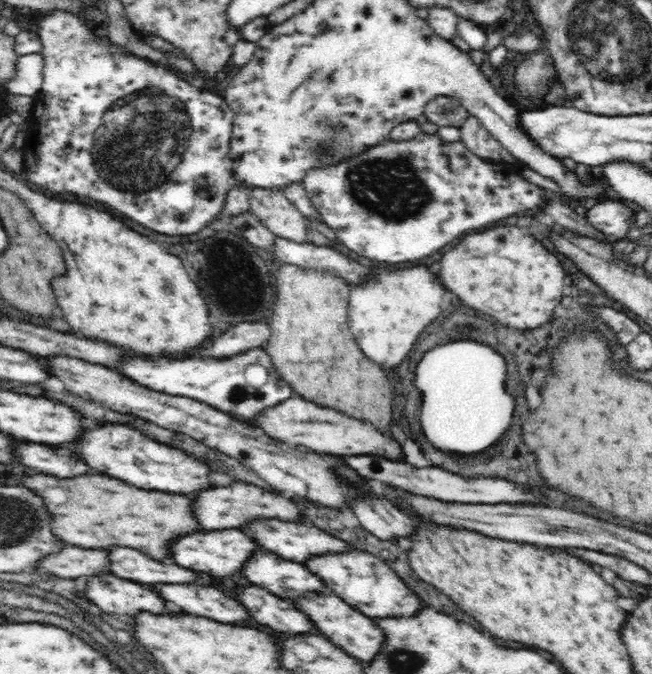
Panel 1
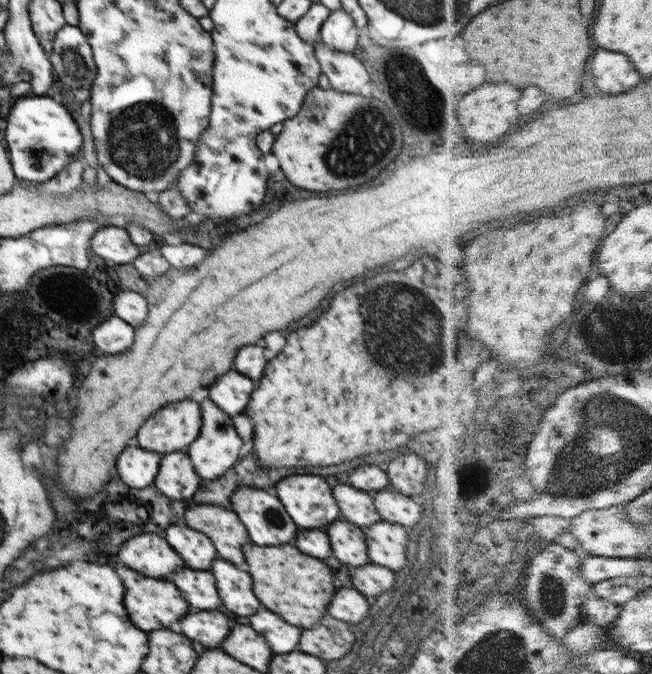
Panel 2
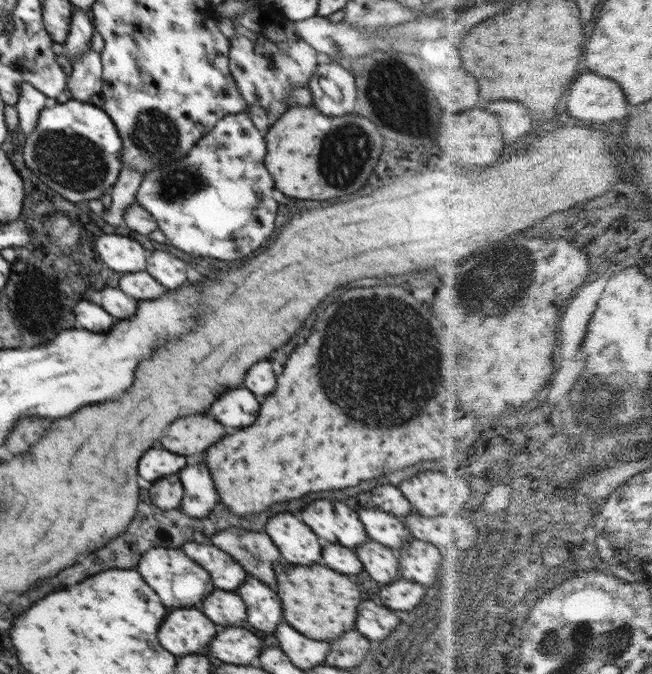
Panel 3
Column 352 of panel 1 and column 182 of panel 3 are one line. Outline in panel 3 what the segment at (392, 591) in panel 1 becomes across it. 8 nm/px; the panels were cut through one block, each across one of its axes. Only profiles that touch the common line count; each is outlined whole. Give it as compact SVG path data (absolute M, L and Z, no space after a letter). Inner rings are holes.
M151 548L140 557L136 570L154 588L164 606L170 608L200 607L201 602L215 589L207 570L193 561L181 548Z

